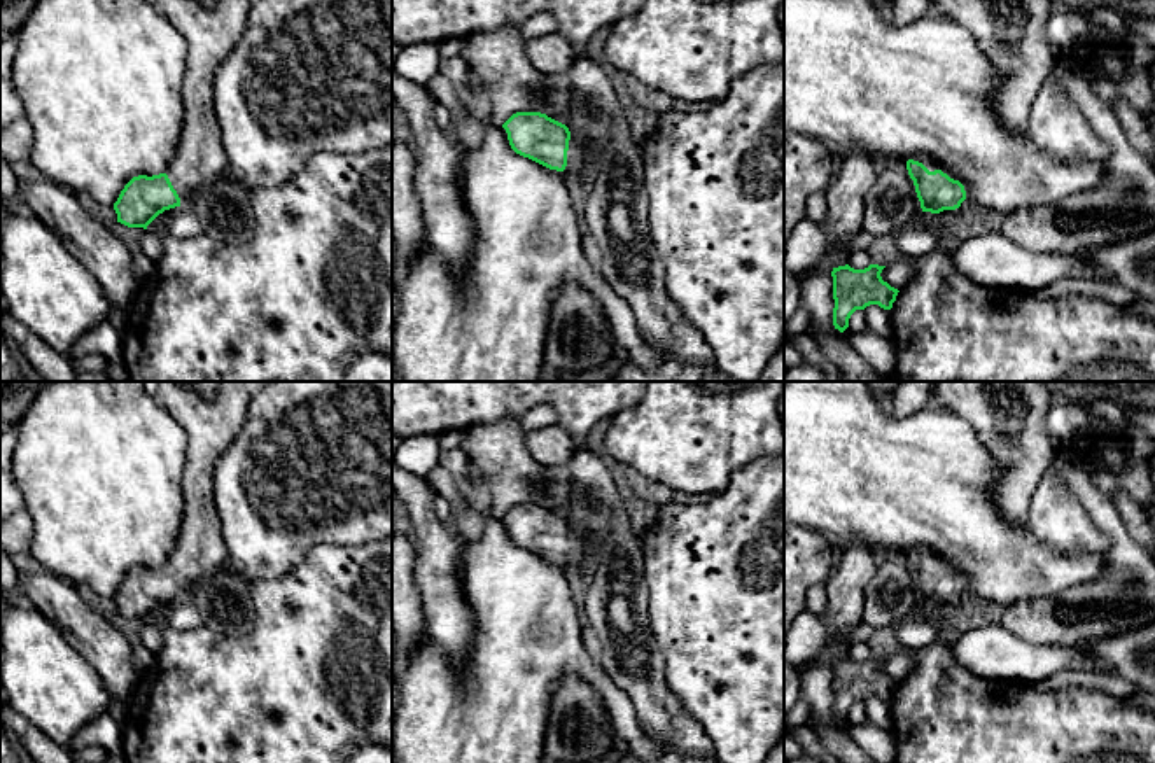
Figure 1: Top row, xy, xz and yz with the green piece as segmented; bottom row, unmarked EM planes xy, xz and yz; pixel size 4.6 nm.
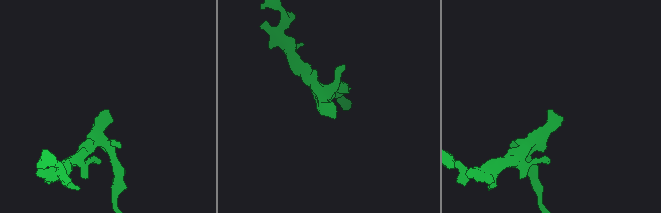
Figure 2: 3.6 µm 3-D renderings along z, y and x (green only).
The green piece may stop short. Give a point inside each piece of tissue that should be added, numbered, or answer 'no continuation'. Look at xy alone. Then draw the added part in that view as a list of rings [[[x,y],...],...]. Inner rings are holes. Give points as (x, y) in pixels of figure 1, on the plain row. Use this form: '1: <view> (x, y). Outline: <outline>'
1: xy (210, 422). Outline: [[[159,382],[158,401],[187,436],[184,476],[180,480],[184,490],[184,518],[177,546],[166,562],[180,595],[210,574],[219,574],[229,562],[215,506],[214,469],[242,430],[252,396],[268,383],[270,382],[217,382],[217,390],[206,396],[200,394],[189,382]]]

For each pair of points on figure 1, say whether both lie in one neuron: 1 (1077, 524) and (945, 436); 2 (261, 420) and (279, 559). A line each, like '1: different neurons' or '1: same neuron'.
1: different neurons
2: same neuron

